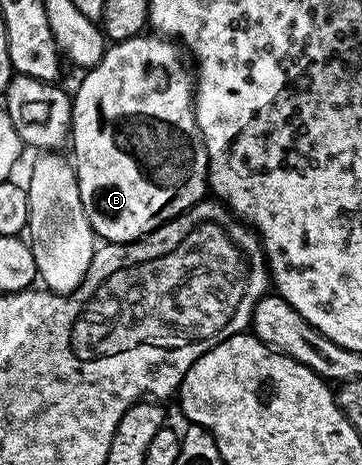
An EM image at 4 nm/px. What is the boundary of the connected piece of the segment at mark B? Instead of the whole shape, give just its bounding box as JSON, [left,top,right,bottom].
[70,33,208,243]

